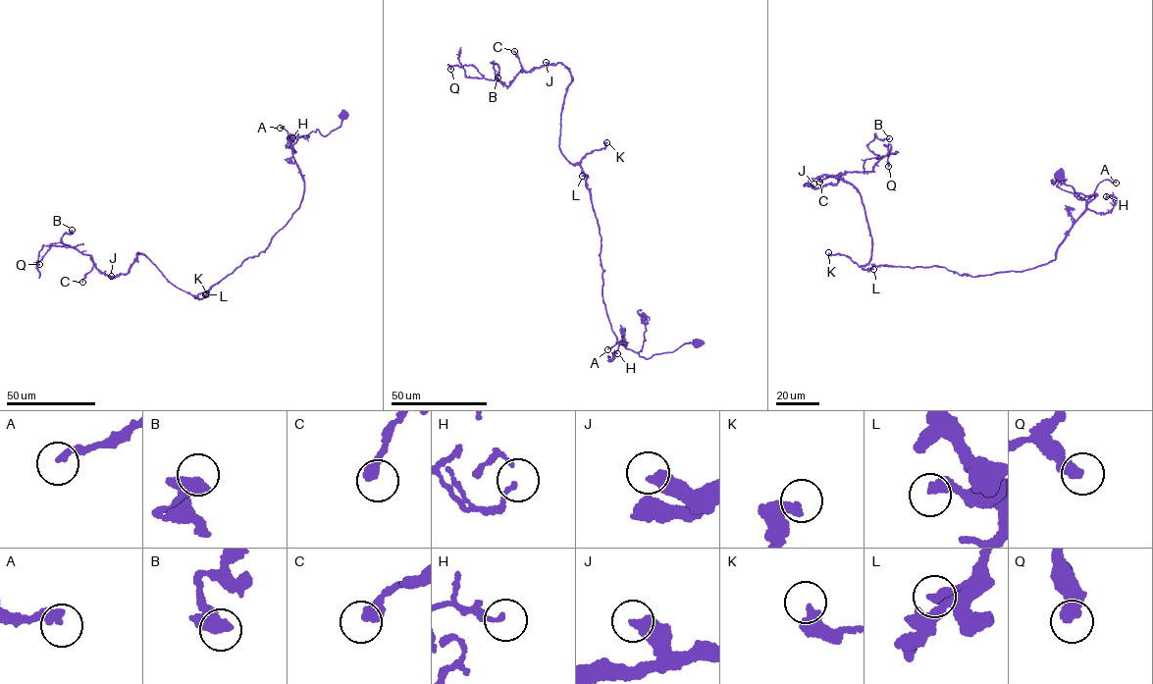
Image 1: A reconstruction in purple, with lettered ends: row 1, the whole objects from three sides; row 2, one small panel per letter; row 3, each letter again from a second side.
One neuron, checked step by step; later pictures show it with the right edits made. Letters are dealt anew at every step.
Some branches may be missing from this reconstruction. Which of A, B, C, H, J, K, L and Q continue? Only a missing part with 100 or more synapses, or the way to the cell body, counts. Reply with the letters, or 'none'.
none

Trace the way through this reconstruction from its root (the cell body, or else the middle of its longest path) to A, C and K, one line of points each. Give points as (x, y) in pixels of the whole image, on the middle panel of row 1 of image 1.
A: (697, 343), (685, 343), (671, 352), (655, 354), (646, 359), (627, 348), (621, 342), (607, 349)
C: (697, 343), (646, 359), (619, 344), (590, 189), (559, 146), (571, 75), (557, 62), (524, 71), (514, 51)
K: (697, 343), (646, 359), (619, 344), (625, 343), (612, 331), (602, 296), (601, 236), (580, 164), (606, 142)

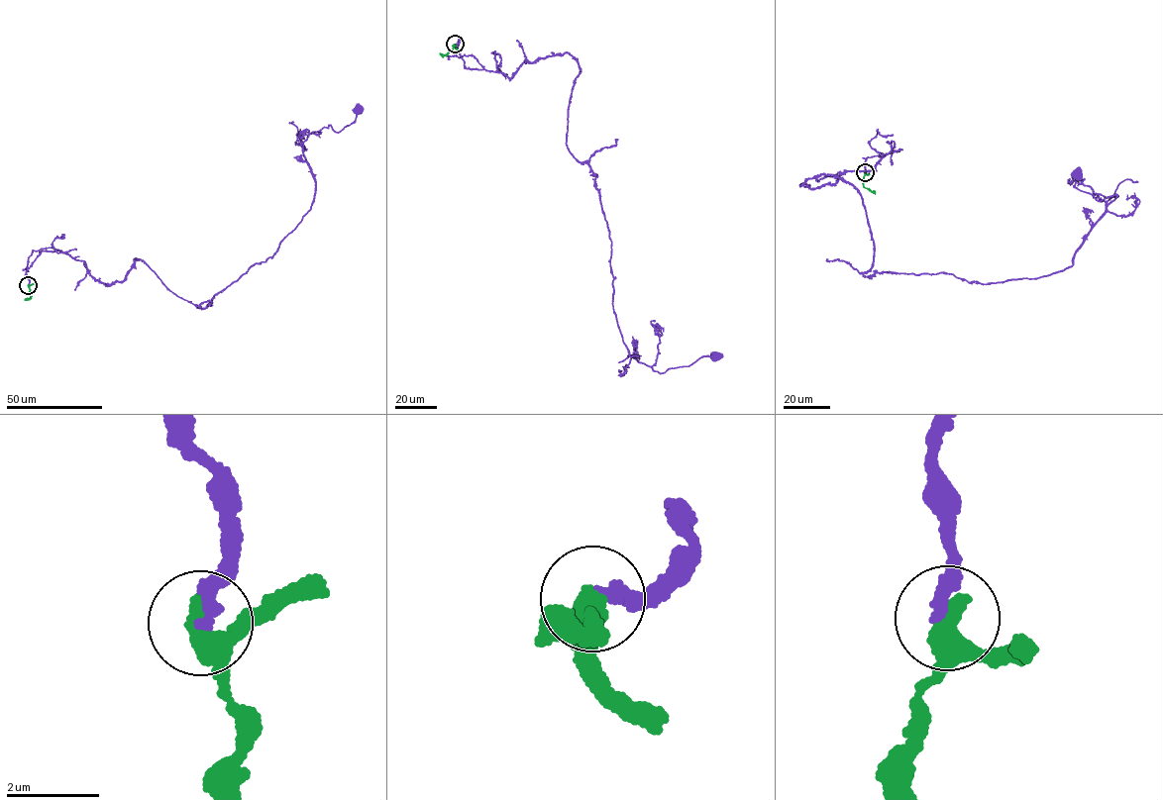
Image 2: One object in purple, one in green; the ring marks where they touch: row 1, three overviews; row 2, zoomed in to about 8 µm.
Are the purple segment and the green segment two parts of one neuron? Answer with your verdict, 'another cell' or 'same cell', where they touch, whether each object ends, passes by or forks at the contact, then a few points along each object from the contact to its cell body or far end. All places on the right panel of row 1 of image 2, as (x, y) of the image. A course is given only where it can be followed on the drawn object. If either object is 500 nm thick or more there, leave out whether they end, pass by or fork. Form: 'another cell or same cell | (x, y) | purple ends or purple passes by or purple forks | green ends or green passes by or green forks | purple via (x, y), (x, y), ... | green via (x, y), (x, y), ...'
another cell | (865, 172) | purple ends | green passes by | purple via (865, 172), (900, 149), (800, 185), (860, 193), (865, 276), (987, 284), (1072, 264), (1117, 196), (1077, 175) | green via (865, 172), (864, 186), (873, 190)

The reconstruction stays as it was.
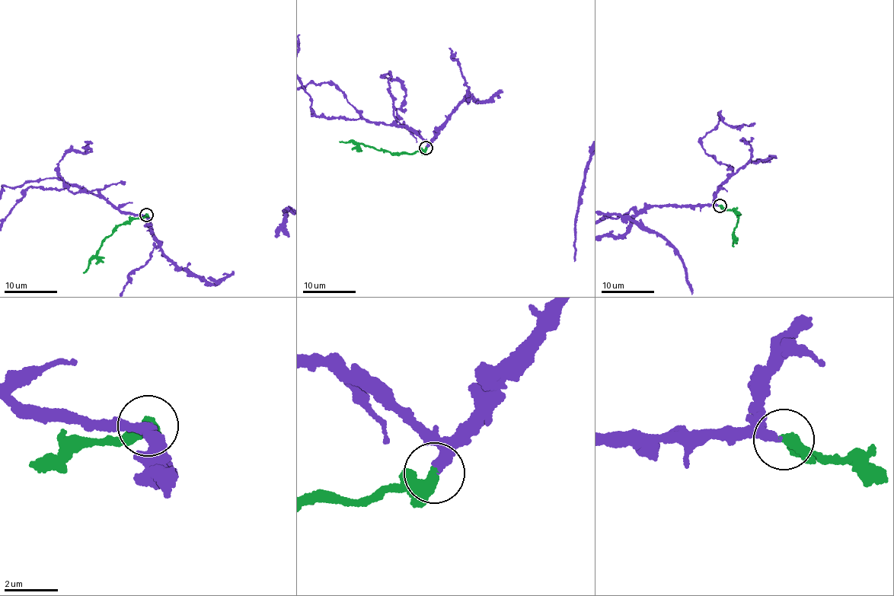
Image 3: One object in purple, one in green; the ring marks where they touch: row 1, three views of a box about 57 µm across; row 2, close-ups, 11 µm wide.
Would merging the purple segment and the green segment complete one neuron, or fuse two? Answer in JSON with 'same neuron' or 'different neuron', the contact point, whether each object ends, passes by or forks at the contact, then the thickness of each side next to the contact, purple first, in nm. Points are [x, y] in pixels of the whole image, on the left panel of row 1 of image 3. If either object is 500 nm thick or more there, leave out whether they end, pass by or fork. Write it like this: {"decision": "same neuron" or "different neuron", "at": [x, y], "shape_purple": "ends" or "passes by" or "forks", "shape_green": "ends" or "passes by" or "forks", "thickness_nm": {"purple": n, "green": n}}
{"decision": "same neuron", "at": [146, 215], "shape_purple": "ends", "shape_green": "forks", "thickness_nm": {"purple": 280, "green": 280}}

